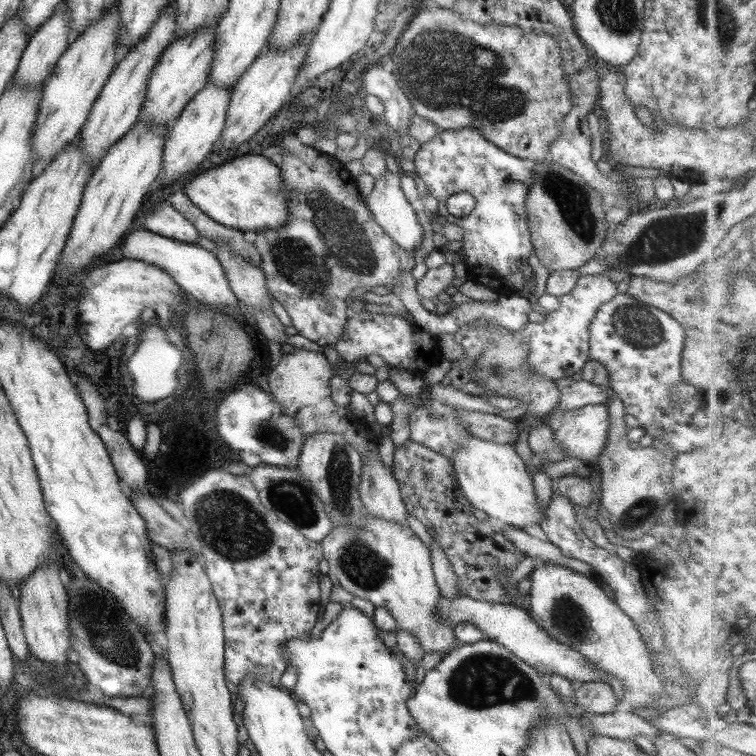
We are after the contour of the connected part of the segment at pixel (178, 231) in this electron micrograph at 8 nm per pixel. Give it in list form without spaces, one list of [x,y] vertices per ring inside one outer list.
[[[161,201],[159,208],[153,208],[144,215],[143,228],[161,236],[196,244],[195,227],[181,216],[168,201]]]

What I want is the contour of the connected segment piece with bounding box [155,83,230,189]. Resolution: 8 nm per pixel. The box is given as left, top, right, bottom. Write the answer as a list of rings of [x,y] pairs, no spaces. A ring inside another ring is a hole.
[[[207,84],[188,104],[181,113],[167,123],[165,139],[163,139],[163,163],[161,163],[161,175],[155,181],[155,187],[165,187],[178,180],[179,176],[195,170],[205,157],[208,156],[217,145],[219,135],[224,128],[226,118],[226,107],[229,103],[229,89],[216,88]]]

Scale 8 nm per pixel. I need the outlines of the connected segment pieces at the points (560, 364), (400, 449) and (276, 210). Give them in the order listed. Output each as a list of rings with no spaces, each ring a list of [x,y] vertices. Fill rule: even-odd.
[[[607,274],[579,277],[567,294],[558,297],[559,306],[556,310],[544,311],[541,321],[528,322],[522,330],[515,331],[514,338],[527,344],[525,366],[533,368],[535,374],[554,383],[582,370],[583,364],[588,360],[589,323],[593,320],[597,307],[617,295],[619,290],[616,287],[617,284],[611,282]]]
[[[411,440],[394,448],[391,472],[397,480],[405,510],[439,543],[457,579],[459,596],[505,605],[518,595],[518,581],[511,581],[502,588],[496,573],[501,569],[514,569],[522,553],[503,535],[502,526],[491,526],[475,518],[472,513],[475,509],[461,493],[452,471],[449,459]]]
[[[245,154],[245,156],[239,156],[231,162],[225,160],[221,164],[197,172],[197,175],[191,179],[183,187],[187,199],[205,216],[225,228],[255,233],[257,230],[273,230],[277,226],[283,226],[287,220],[287,201],[290,200],[290,194],[288,194],[288,190],[284,190],[279,167],[260,154]]]

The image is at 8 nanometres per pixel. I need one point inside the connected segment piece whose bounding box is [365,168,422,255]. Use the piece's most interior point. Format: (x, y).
(391, 211)

